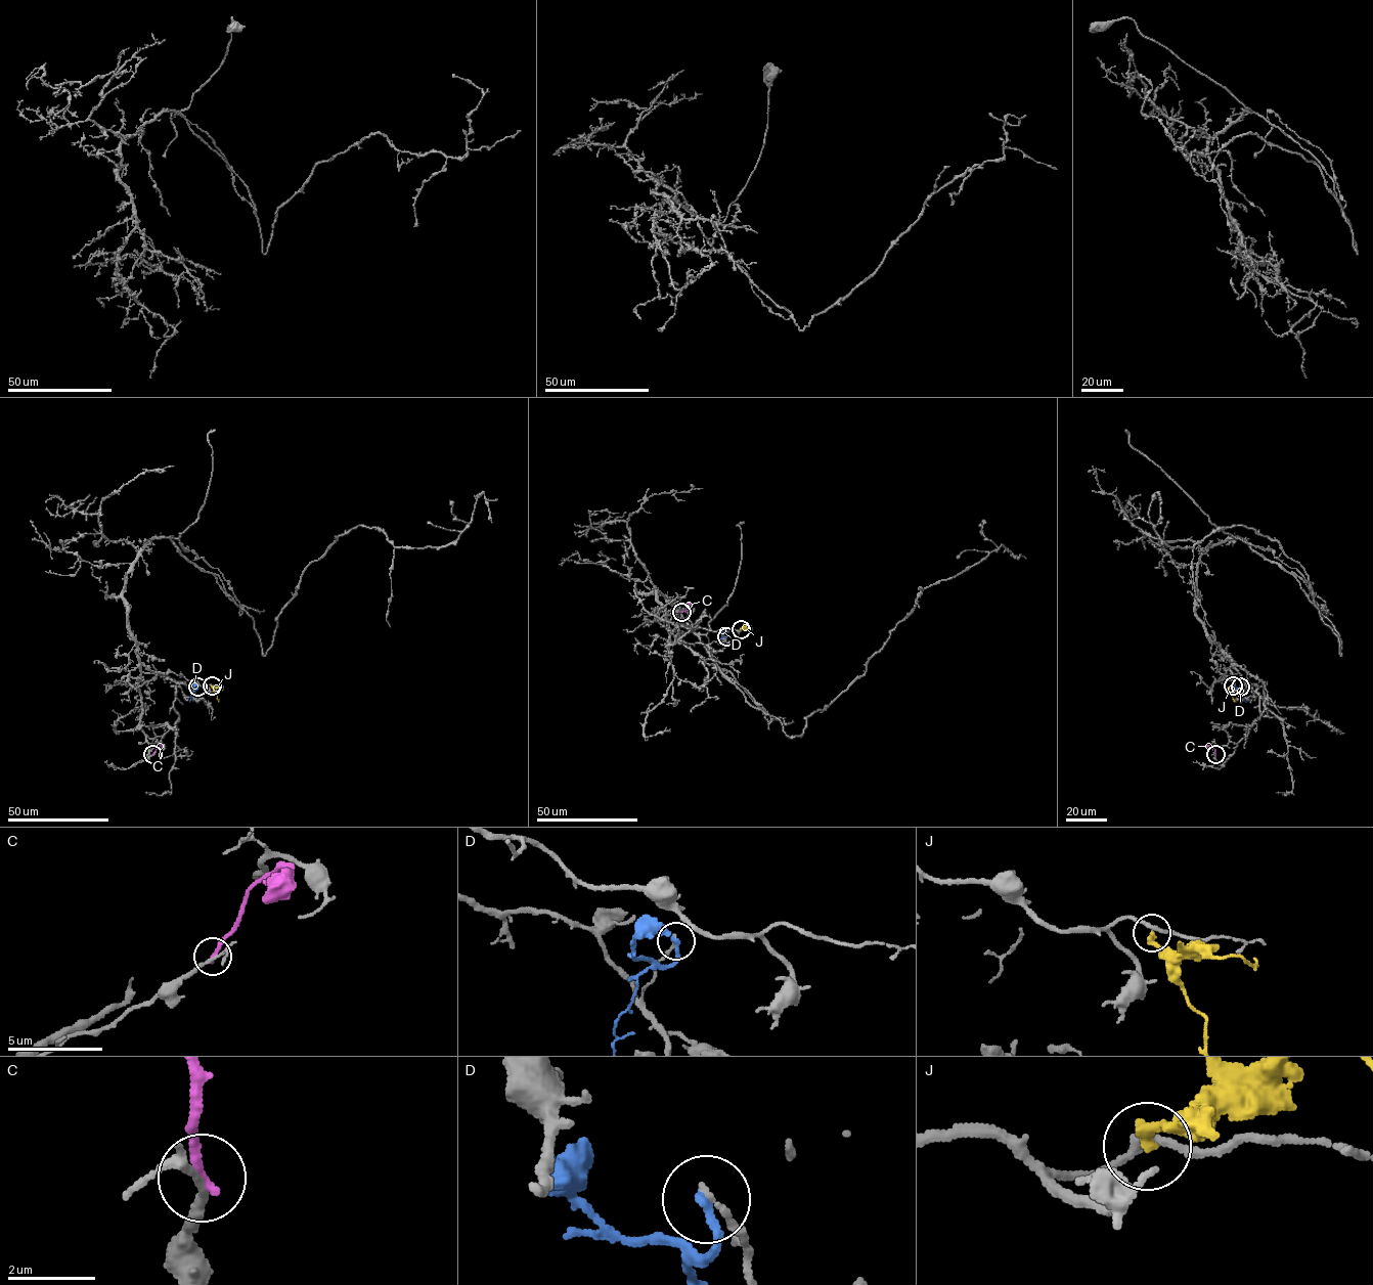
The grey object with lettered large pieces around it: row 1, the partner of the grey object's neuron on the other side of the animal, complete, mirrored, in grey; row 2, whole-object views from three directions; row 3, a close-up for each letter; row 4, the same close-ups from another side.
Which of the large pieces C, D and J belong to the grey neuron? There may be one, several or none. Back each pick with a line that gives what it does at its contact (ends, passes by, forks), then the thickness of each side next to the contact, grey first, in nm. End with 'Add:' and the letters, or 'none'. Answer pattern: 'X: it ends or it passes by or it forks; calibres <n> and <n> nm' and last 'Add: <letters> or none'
Add: none

